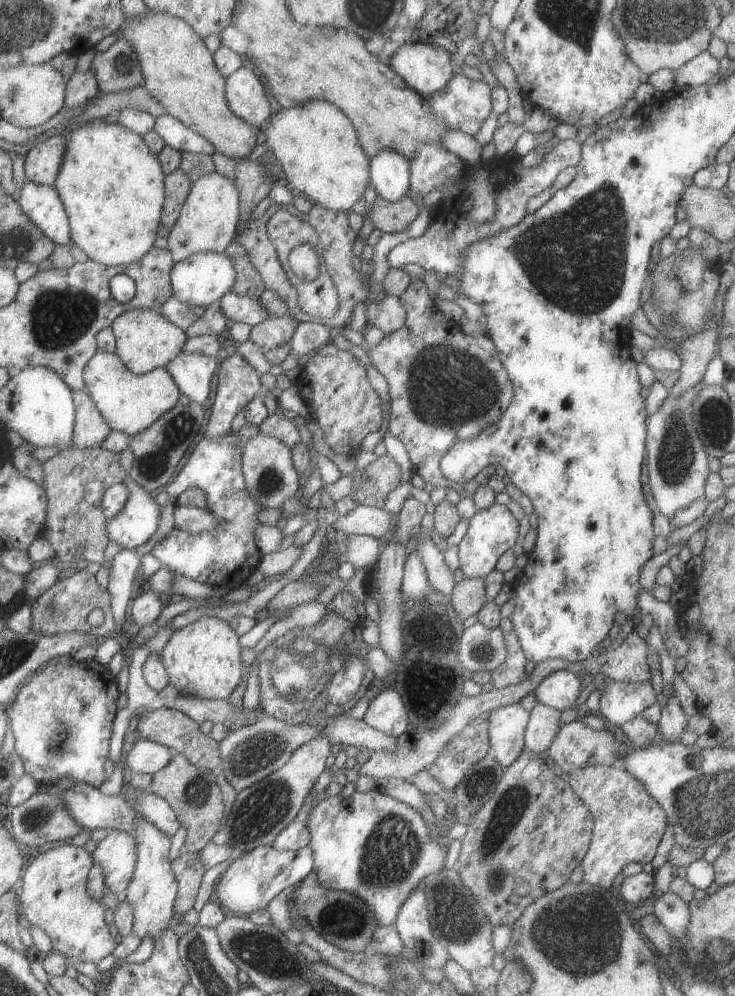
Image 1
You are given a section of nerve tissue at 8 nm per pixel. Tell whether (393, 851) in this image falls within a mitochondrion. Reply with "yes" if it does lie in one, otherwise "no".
yes

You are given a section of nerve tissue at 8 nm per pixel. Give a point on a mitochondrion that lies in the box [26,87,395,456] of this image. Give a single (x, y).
(61, 318)

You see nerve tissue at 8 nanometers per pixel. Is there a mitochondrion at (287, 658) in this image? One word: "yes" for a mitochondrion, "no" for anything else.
yes

